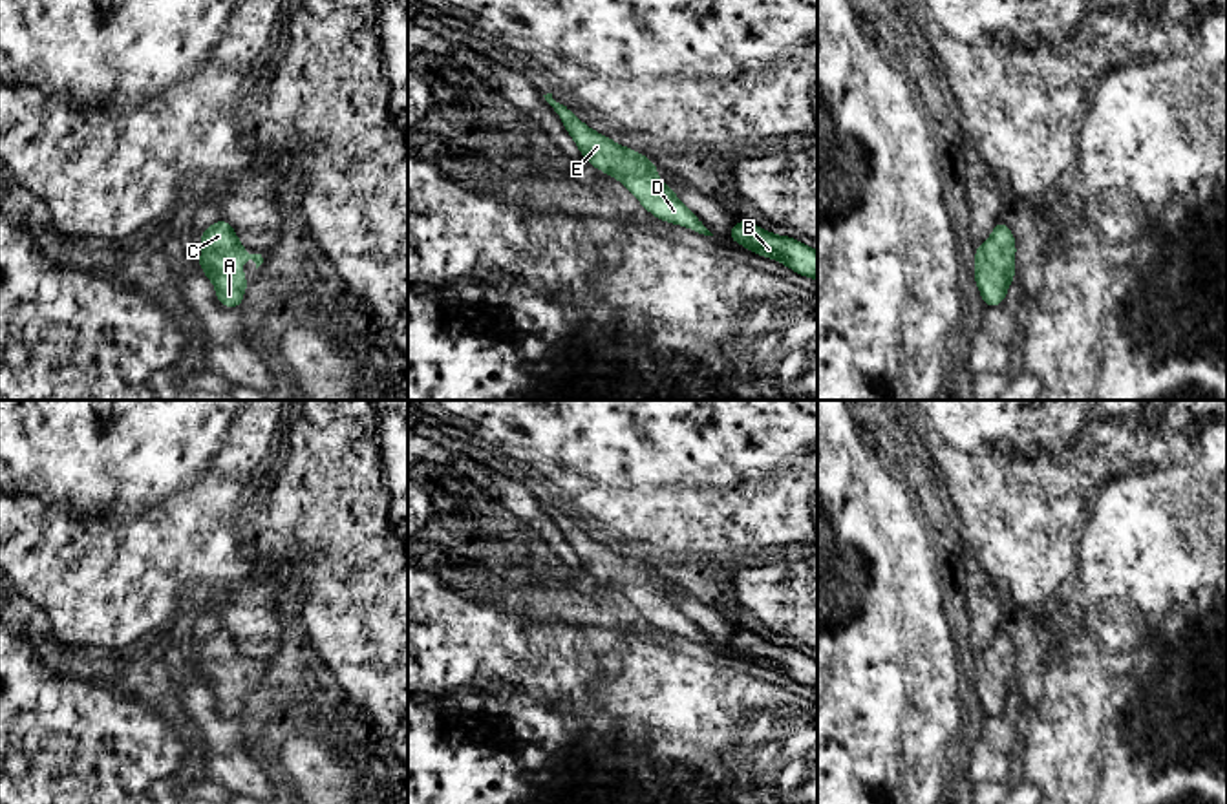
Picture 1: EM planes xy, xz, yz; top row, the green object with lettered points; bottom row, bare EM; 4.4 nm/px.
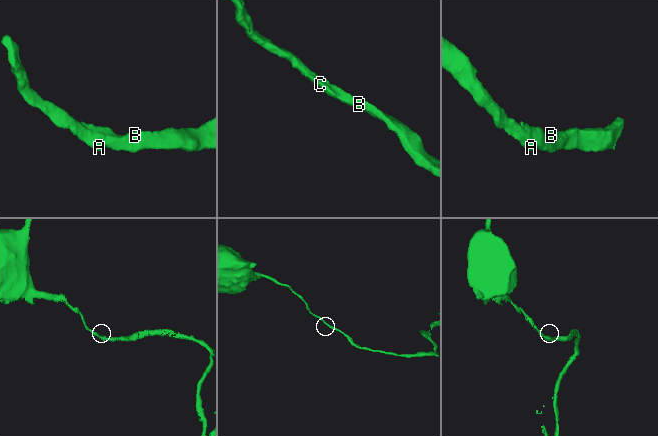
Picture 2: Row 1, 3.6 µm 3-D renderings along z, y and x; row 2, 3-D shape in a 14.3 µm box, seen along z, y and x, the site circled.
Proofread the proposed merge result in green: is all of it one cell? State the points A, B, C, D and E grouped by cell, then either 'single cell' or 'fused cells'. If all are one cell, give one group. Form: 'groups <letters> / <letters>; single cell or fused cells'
groups A B C D E; single cell

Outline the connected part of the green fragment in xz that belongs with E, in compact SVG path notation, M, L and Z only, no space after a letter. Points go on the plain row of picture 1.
M543 504L558 523L563 537L574 548L581 566L596 579L620 590L640 614L656 629L686 636L704 645L713 645L677 603L656 587L658 576L640 561L614 552L611 546L591 539L574 521Z

